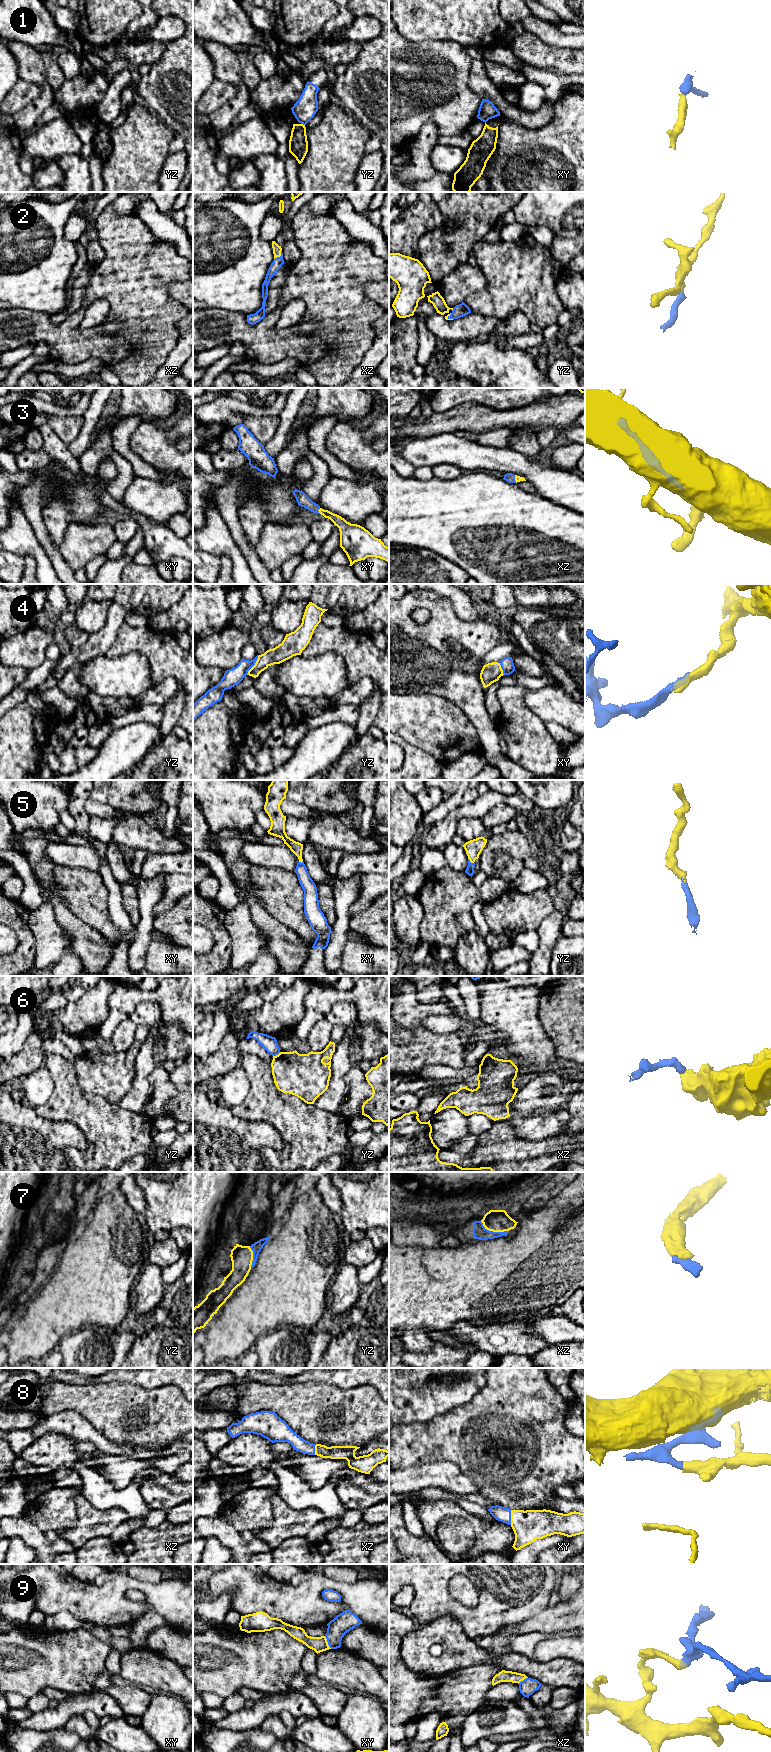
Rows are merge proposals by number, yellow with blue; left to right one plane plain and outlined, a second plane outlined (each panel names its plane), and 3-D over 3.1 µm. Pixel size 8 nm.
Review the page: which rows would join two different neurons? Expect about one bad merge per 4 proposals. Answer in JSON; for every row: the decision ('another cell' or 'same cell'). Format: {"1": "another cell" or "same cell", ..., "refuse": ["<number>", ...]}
{"1": "another cell", "2": "same cell", "3": "same cell", "4": "another cell", "5": "same cell", "6": "another cell", "7": "same cell", "8": "same cell", "9": "another cell", "refuse": ["1", "4", "6", "9"]}

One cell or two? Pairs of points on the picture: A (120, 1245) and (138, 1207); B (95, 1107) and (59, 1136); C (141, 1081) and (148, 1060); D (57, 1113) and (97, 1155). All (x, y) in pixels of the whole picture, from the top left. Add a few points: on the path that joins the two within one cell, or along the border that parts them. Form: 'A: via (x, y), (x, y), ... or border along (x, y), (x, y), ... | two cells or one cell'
A: border along (122, 1193), (129, 1206), (137, 1214) | two cells
B: border along (51, 1120), (73, 1123), (82, 1133), (85, 1145) | two cells
C: via (141, 1076), (144, 1065) | one cell
D: via (72, 1113), (97, 1136), (97, 1140) | one cell

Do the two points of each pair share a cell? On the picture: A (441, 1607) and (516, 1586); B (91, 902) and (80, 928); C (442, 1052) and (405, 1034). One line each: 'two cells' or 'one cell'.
A: one cell
B: two cells
C: two cells

